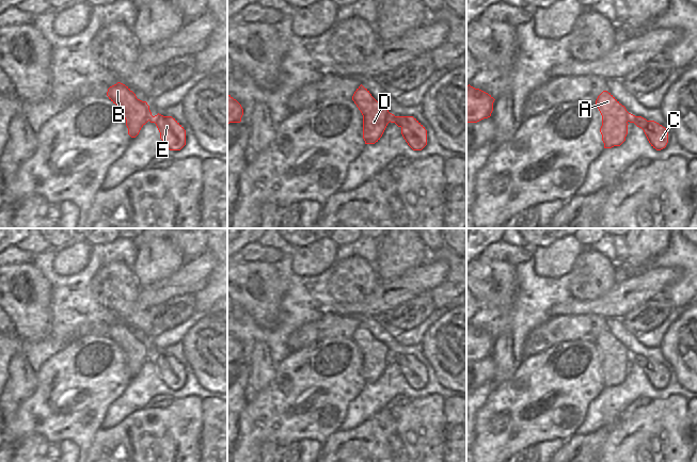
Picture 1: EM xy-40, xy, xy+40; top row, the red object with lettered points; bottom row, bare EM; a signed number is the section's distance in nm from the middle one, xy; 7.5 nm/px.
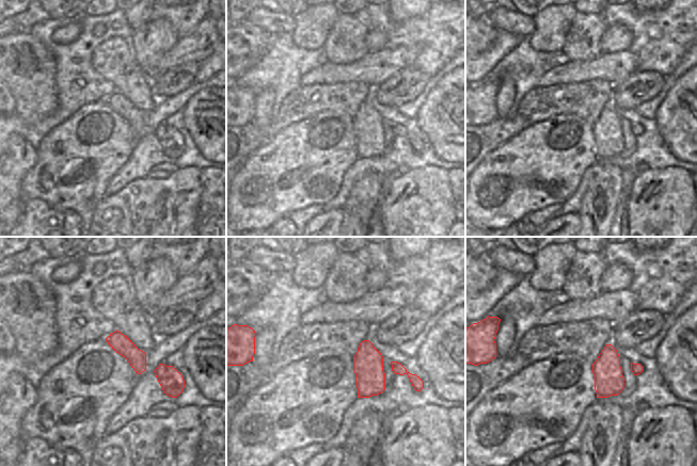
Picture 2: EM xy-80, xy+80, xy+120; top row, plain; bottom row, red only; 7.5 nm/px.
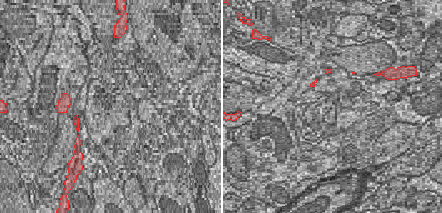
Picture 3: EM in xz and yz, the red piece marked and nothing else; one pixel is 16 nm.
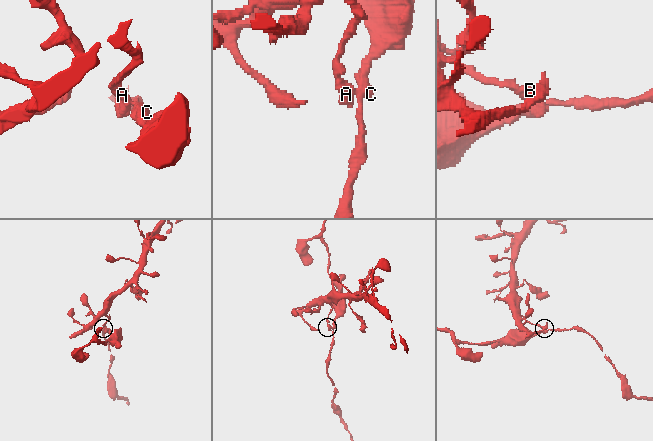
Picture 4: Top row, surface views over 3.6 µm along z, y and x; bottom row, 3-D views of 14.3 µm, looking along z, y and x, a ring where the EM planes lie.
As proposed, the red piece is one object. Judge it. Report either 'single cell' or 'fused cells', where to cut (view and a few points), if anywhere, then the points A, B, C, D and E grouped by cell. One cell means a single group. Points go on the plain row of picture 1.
fused cells | xy-40 (149, 349), (148, 359) | A B D / C E

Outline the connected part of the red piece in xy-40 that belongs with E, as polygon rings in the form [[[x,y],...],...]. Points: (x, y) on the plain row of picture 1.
[[[149,350],[149,361],[156,363],[160,378],[170,389],[180,389],[186,384],[186,369],[172,355],[159,352],[153,355]]]

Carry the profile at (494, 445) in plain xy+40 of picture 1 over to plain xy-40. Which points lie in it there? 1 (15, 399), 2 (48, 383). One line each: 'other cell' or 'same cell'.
1: other cell
2: same cell

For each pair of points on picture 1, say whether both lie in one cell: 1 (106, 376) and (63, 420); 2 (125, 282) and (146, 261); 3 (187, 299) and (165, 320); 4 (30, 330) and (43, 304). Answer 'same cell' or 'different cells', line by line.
1: same cell
2: different cells
3: same cell
4: same cell

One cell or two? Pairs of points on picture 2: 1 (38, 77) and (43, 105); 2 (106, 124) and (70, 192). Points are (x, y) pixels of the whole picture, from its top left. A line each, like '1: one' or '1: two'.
1: one
2: one

